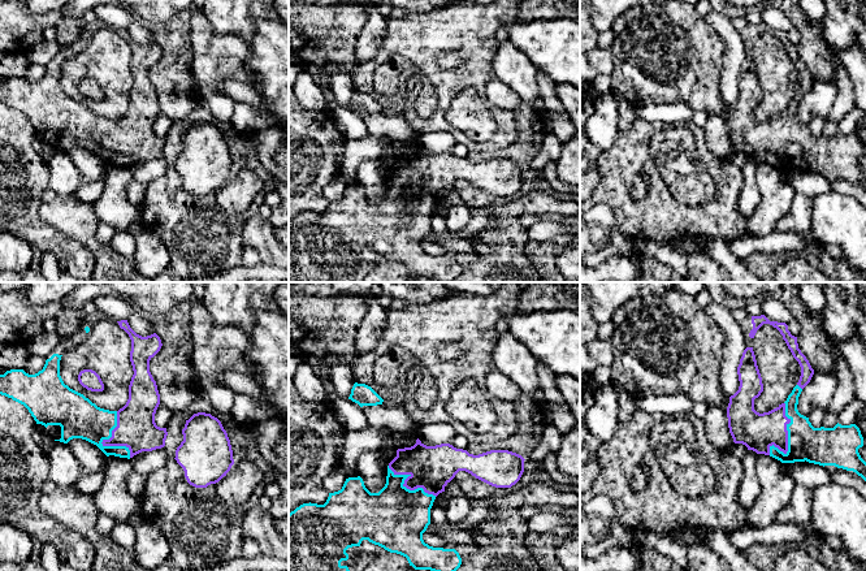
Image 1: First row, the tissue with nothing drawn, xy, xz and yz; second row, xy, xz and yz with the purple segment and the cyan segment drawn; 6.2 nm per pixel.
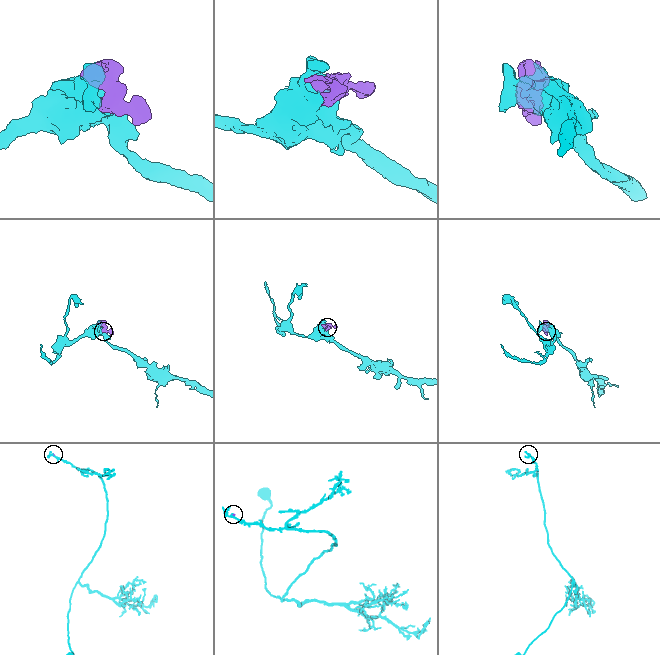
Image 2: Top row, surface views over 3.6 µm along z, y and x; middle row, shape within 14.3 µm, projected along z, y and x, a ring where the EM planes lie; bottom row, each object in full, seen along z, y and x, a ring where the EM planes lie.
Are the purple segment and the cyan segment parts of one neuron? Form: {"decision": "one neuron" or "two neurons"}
{"decision": "one neuron"}

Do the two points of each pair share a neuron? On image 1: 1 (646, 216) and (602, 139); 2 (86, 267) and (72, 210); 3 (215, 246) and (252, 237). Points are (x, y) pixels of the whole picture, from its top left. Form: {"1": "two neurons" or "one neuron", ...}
{"1": "two neurons", "2": "two neurons", "3": "two neurons"}

